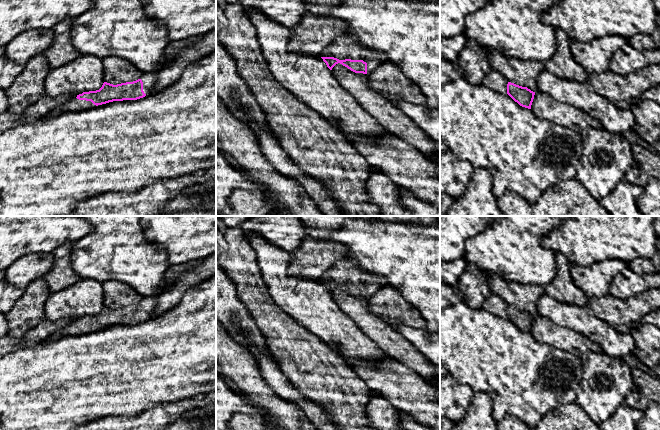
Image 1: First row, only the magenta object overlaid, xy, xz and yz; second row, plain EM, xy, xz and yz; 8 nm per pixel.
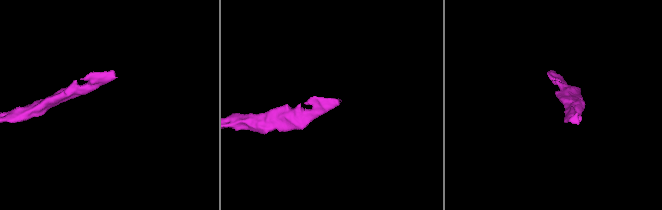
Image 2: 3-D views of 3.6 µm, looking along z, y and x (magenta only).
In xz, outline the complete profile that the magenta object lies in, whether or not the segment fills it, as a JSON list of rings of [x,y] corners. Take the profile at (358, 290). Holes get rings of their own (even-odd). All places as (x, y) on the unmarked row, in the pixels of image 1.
[[[348,259],[337,261],[320,278],[327,291],[340,287],[355,297],[369,298],[386,285],[386,279],[360,270]]]

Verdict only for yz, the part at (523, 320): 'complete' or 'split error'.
split error

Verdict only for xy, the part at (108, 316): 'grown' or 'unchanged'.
grown

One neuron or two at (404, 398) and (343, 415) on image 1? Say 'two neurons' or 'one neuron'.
two neurons

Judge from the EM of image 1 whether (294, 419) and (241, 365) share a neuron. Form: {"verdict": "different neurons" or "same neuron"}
{"verdict": "same neuron"}

